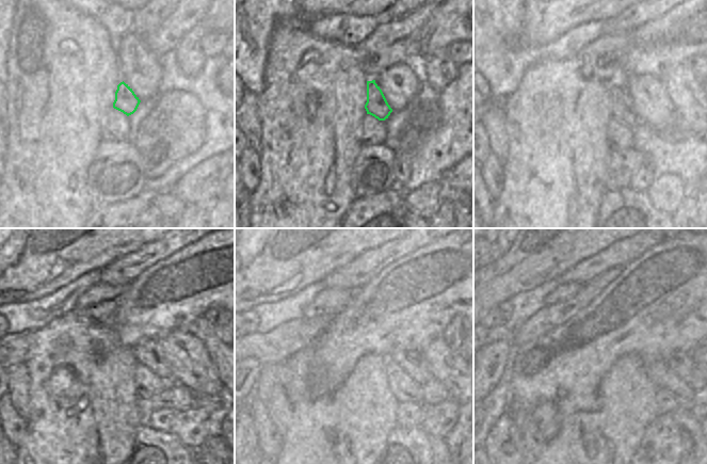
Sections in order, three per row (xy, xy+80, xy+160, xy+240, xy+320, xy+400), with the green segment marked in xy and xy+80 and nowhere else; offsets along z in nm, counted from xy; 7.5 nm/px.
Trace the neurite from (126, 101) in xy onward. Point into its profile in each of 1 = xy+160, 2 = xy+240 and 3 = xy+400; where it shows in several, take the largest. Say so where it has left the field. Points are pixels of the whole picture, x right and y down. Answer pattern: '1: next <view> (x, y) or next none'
1: next xy+160 (623, 110)
2: next xy+240 (149, 353)
3: next xy+400 (662, 378)

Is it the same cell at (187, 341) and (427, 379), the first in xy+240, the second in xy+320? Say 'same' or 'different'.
different

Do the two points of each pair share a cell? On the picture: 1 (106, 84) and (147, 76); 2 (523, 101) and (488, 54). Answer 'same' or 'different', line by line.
1: different
2: different

